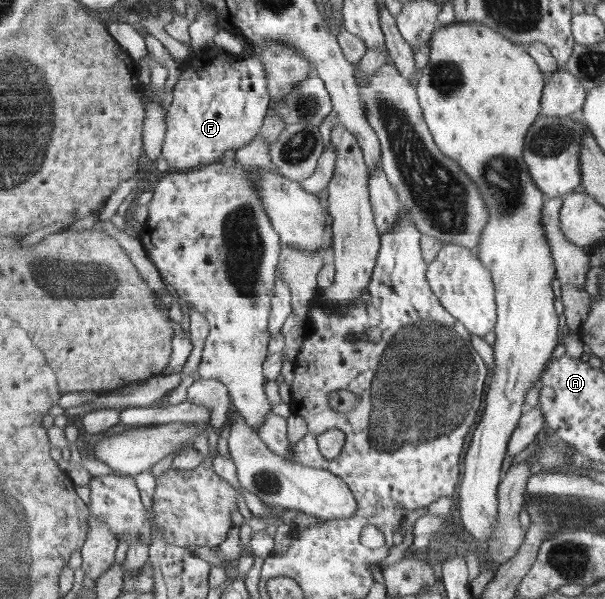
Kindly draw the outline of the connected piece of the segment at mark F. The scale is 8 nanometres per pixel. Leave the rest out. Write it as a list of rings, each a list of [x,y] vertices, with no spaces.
[[[213,47],[209,55],[198,52],[182,62],[182,77],[175,85],[173,101],[167,112],[167,136],[161,157],[165,158],[170,171],[211,167],[219,163],[226,151],[238,150],[250,145],[261,132],[271,105],[265,63],[255,51],[239,55],[227,54],[222,48]]]

